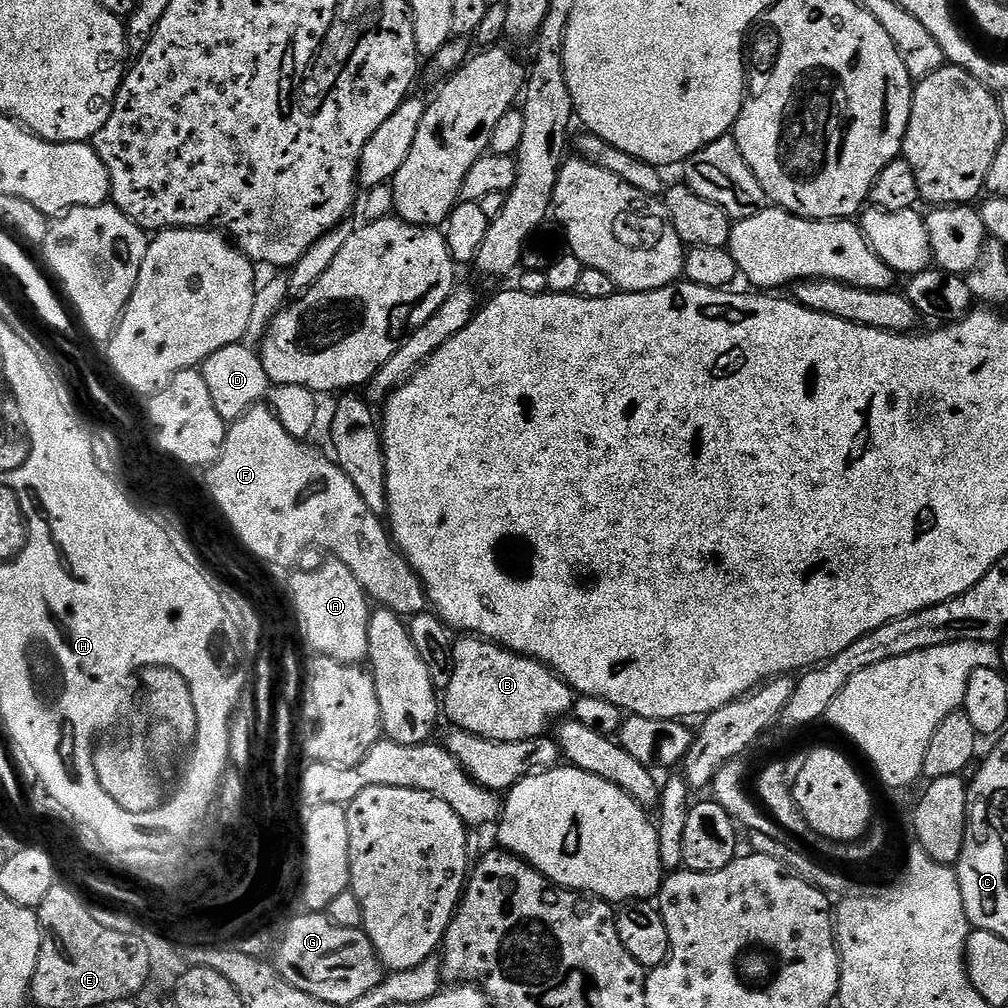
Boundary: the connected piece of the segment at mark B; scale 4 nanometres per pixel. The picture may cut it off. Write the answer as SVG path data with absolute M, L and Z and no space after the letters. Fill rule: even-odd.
M471 634L460 639L457 639L452 646L450 686L442 692L442 712L446 720L448 716L449 725L452 728L461 728L487 740L522 742L545 735L557 721L567 717L573 711L572 687L551 668L540 664L530 656L519 656L516 652L502 648L491 640L477 638Z

